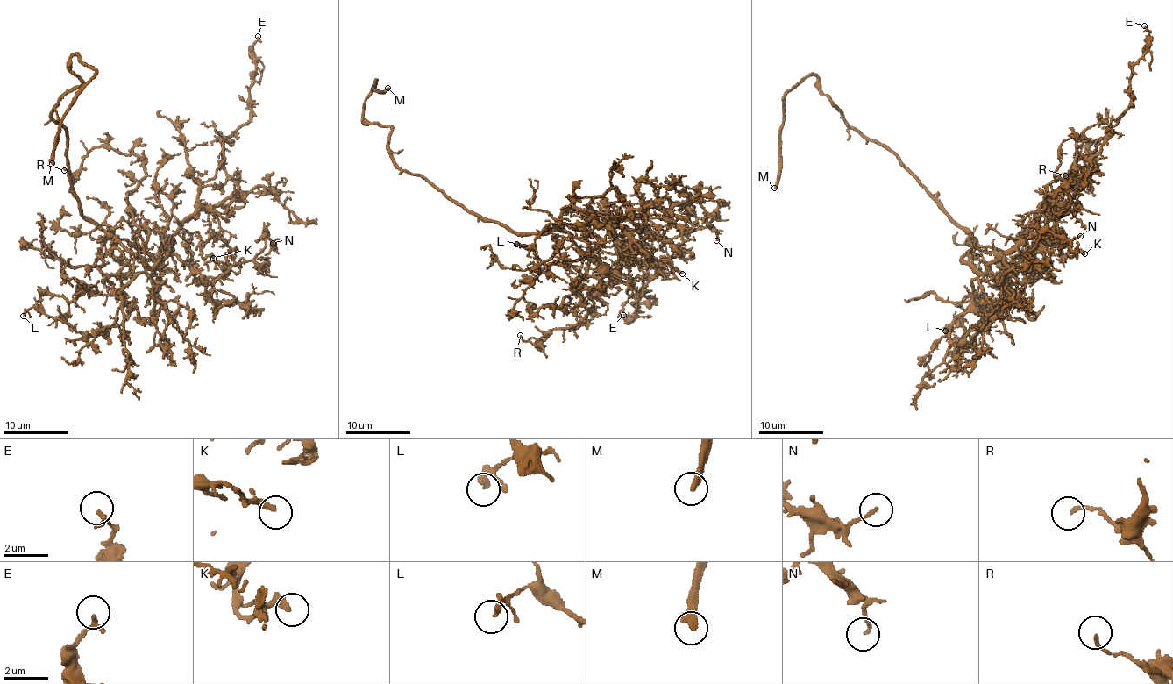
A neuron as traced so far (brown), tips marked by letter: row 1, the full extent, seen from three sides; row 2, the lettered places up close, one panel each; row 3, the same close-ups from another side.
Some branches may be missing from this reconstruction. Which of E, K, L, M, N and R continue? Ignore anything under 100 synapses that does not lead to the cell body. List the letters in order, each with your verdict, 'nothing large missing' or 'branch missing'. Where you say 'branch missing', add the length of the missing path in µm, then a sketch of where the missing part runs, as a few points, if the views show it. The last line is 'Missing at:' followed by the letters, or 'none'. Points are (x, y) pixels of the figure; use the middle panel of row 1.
E: nothing large missing
K: nothing large missing
L: nothing large missing
M: branch missing; about 10 µm are missing; missing branch runs (387, 88), (385, 110), (381, 119), (377, 119)
N: nothing large missing
R: nothing large missing
Missing at: M

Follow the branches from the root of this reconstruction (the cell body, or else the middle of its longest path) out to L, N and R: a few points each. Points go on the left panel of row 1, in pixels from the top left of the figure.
L: (109, 235), (135, 252), (145, 269), (122, 291), (110, 326), (97, 334), (81, 334), (35, 308), (23, 316)
N: (109, 235), (148, 266), (175, 254), (205, 281), (252, 260), (268, 236), (273, 243)
R: (109, 235), (138, 248), (147, 239), (126, 199), (145, 175), (141, 160), (95, 146), (77, 173), (64, 170)

